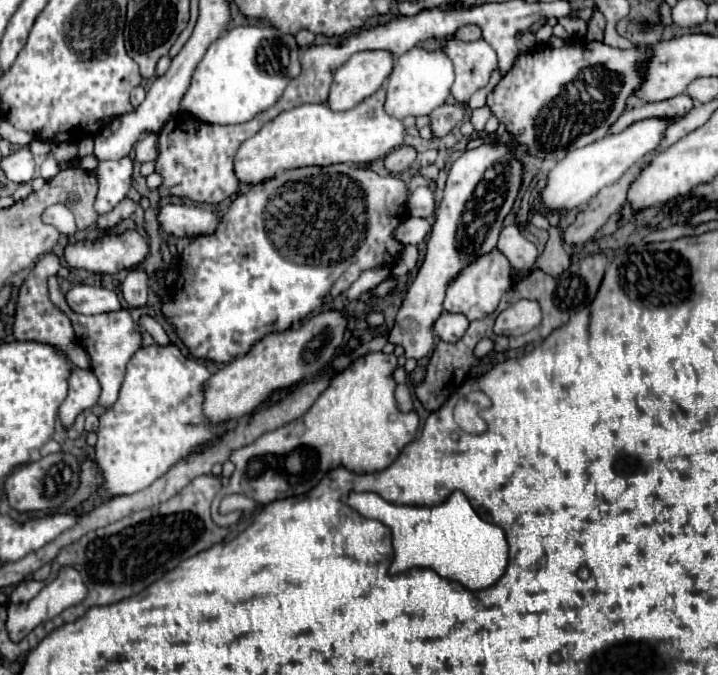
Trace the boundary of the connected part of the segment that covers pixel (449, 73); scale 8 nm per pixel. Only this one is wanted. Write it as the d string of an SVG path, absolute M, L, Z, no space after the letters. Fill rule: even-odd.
M414 47L396 61L396 65L388 77L386 113L390 113L392 117L398 117L398 119L404 119L408 115L414 115L414 117L428 115L448 99L452 81L454 81L452 61L444 55L442 49L426 51L426 49Z

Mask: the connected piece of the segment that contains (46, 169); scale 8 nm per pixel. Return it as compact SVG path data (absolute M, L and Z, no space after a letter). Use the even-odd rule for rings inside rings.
M48 155L48 157L46 157L46 161L44 161L44 163L42 163L42 167L40 167L40 175L48 181L48 179L52 179L58 171L60 171L58 161L56 161L52 155Z

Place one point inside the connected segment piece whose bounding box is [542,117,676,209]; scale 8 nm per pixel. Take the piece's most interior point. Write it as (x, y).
(583, 172)

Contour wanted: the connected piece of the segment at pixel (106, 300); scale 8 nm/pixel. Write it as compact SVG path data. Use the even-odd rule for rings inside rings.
M90 285L72 287L66 293L66 303L76 313L84 313L84 315L116 311L122 307L118 301L118 295L114 291L108 291L102 287L90 287Z

